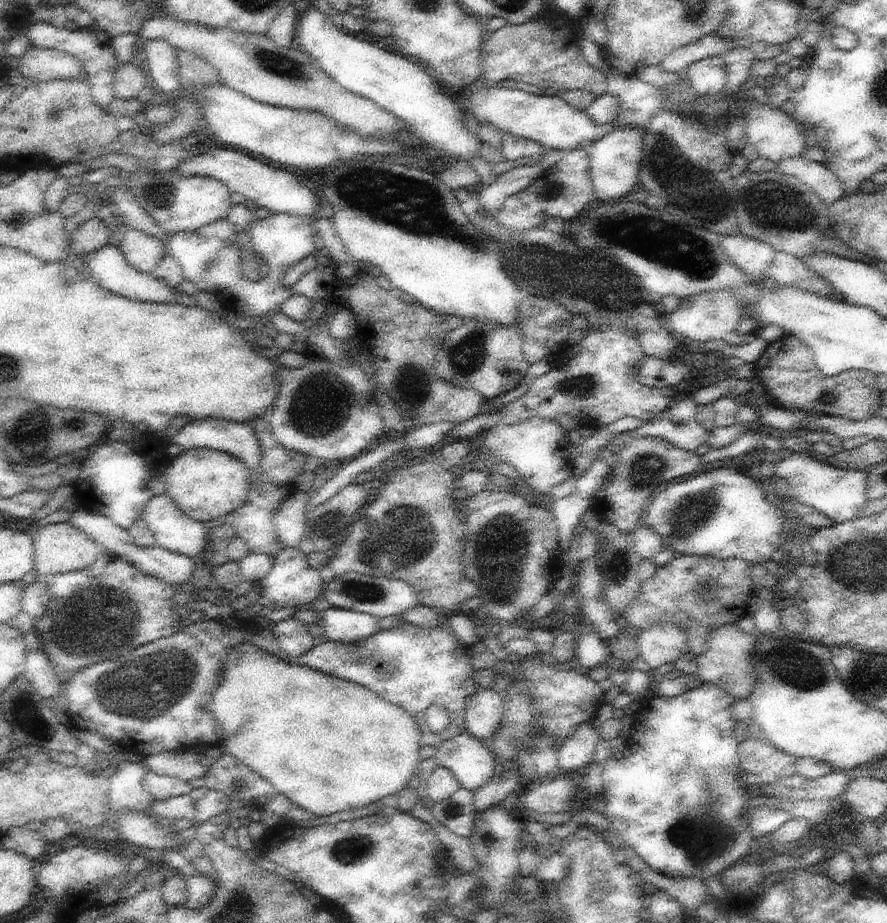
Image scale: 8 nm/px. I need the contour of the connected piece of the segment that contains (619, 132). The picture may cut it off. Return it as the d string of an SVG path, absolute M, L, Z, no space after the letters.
M628 127L611 128L599 136L589 150L589 175L591 176L597 201L622 198L639 182L643 151L643 132Z

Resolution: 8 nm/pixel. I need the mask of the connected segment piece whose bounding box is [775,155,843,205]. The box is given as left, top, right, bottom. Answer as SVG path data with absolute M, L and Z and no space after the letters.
M800 155L782 159L775 170L799 178L829 205L843 196L843 185L839 178L836 178L824 163Z

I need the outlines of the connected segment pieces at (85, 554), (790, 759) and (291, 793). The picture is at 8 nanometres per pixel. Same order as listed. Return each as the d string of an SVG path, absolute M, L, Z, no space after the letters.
M68 521L36 528L33 536L36 561L35 570L44 578L50 575L90 569L91 566L94 566L98 554L104 551L93 538L90 538L85 532L82 532L82 530L76 528Z
M768 738L742 741L739 757L744 774L760 776L764 785L795 773L797 758L776 748Z
M248 641L228 645L221 678L212 693L211 709L220 723L222 743L229 754L318 817L378 800L394 800L416 772L428 767L419 755L422 731L414 717L361 684L293 661L290 656L265 651Z

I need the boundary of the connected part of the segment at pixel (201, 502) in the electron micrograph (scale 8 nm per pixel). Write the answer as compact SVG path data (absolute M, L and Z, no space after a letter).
M198 447L190 450L184 449L179 456L173 458L168 466L166 481L167 493L186 516L200 522L208 522L208 520L227 515L244 506L251 491L251 470L243 460L229 455L227 452Z

